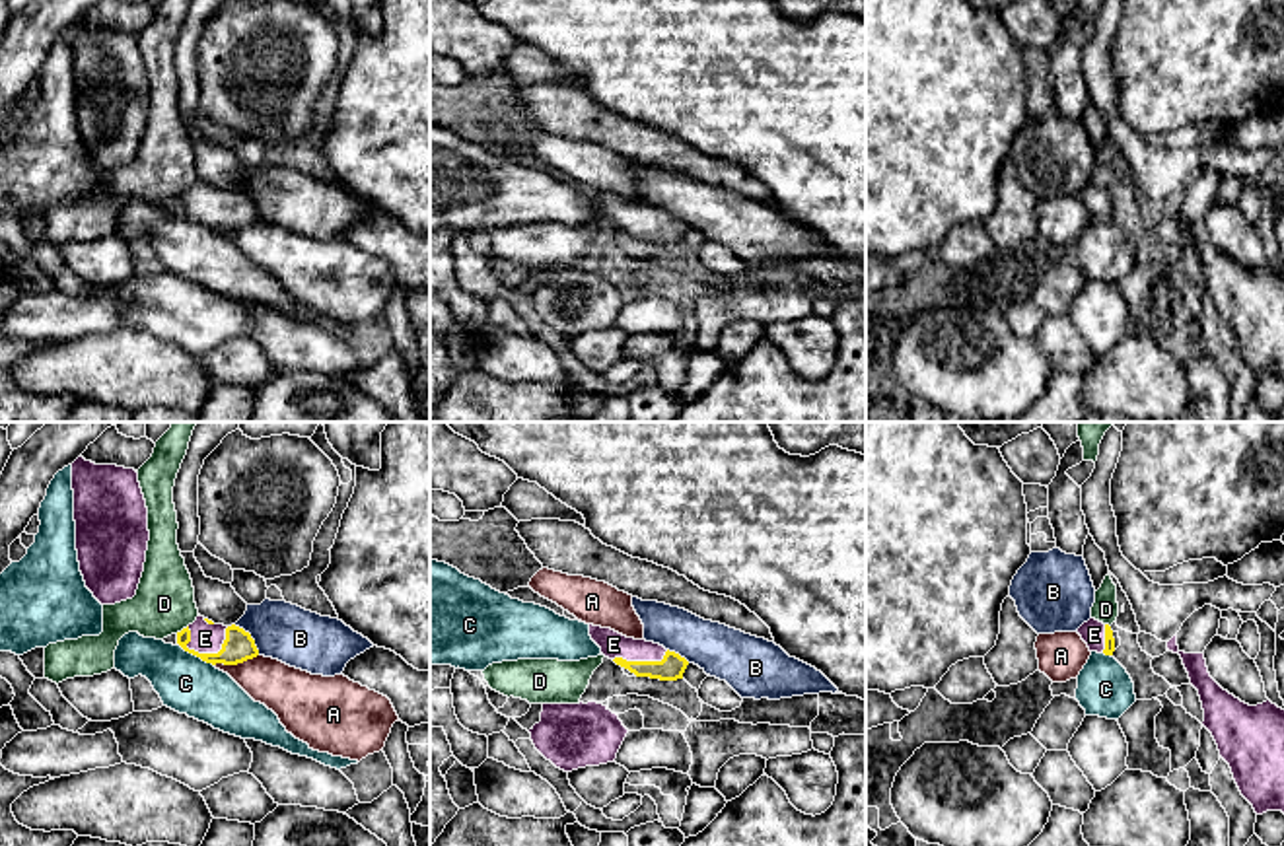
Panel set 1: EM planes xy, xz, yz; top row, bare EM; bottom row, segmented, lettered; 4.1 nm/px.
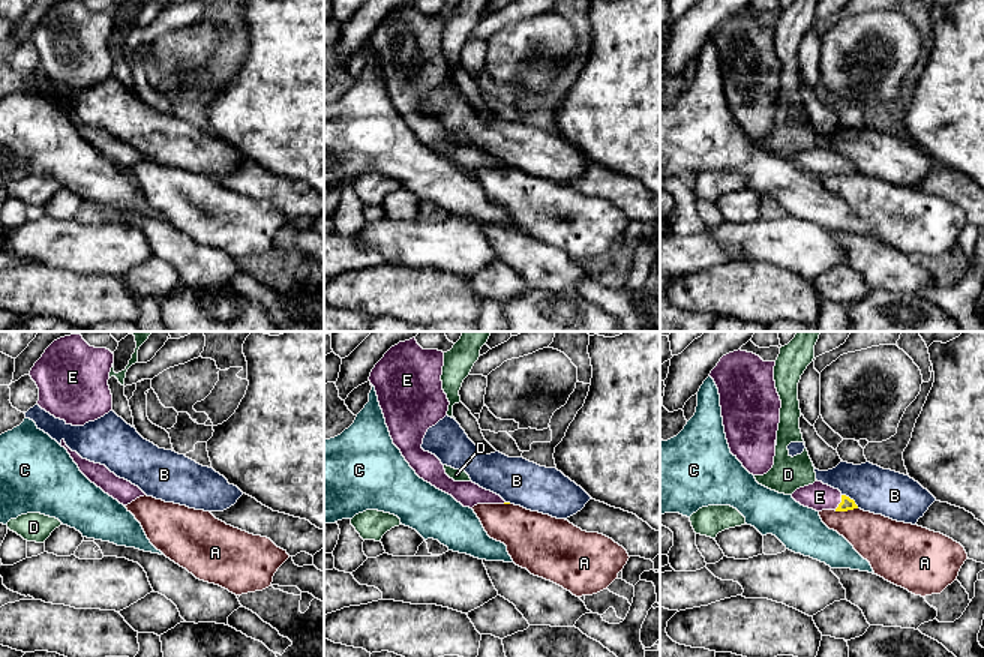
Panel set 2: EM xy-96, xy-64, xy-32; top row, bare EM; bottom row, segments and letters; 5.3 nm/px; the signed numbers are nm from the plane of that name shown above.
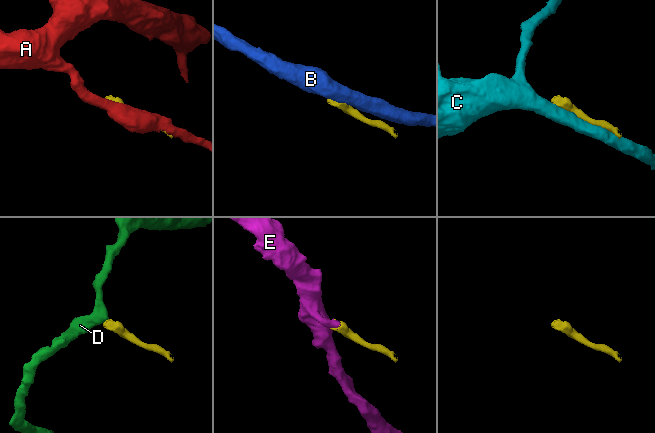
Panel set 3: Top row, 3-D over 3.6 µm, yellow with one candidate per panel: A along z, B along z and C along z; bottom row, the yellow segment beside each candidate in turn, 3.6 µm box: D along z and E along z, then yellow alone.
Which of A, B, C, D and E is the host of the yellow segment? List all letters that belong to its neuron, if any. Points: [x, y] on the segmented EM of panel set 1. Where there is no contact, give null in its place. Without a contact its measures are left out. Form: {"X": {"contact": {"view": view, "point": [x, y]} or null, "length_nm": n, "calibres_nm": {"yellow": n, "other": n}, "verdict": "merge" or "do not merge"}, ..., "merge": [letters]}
{"A": {"contact": {"view": "xy", "point": [236, 664]}, "length_nm": 190, "calibres_nm": {"yellow": 130, "other": 200}, "verdict": "do not merge"}, "B": {"contact": {"view": "xy", "point": [249, 636]}, "length_nm": 170, "calibres_nm": {"yellow": 130, "other": 240}, "verdict": "do not merge"}, "C": {"contact": {"view": "xy", "point": [197, 656]}, "length_nm": 170, "calibres_nm": {"yellow": 130, "other": 240}, "verdict": "do not merge"}, "D": {"contact": {"view": "xy", "point": [183, 629]}, "length_nm": 70, "calibres_nm": {"yellow": 130, "other": 260}, "verdict": "do not merge"}, "E": {"contact": {"view": "xy", "point": [213, 654]}, "length_nm": 200, "calibres_nm": {"yellow": 130, "other": 130}, "verdict": "merge"}, "merge": ["E"]}

